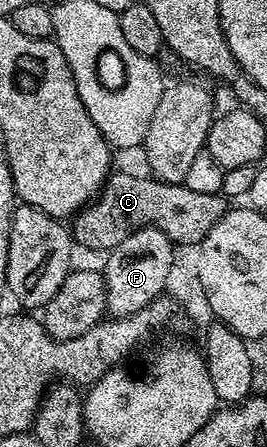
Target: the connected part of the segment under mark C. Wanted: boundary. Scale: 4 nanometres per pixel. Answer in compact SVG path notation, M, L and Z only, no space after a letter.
M115 170L107 175L98 198L91 199L72 219L72 239L75 244L110 252L124 237L141 227L160 229L179 248L197 248L212 233L216 221L228 210L228 200L221 193L196 193L180 183L163 183L160 179L129 175Z

